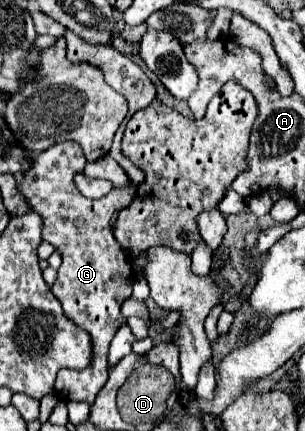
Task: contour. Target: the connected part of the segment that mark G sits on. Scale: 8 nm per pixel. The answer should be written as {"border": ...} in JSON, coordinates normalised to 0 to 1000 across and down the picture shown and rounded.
{"border":[[[203,327],[118,360],[118,383],[79,401],[79,425],[59,439],[85,452],[105,490],[144,503],[138,555],[170,564],[203,592],[190,652],[170,661],[177,684],[197,694],[216,735],[249,745],[302,777],[308,828],[289,856],[203,856],[187,865],[180,905],[220,930],[308,935],[321,907],[354,884],[354,805],[387,759],[413,745],[393,708],[426,689],[439,661],[439,629],[426,596],[387,568],[361,508],[374,490],[407,485],[446,452],[446,429],[426,439],[374,439],[348,457],[302,466],[282,462],[243,429],[243,401],[269,397],[282,364],[249,327]]]}

